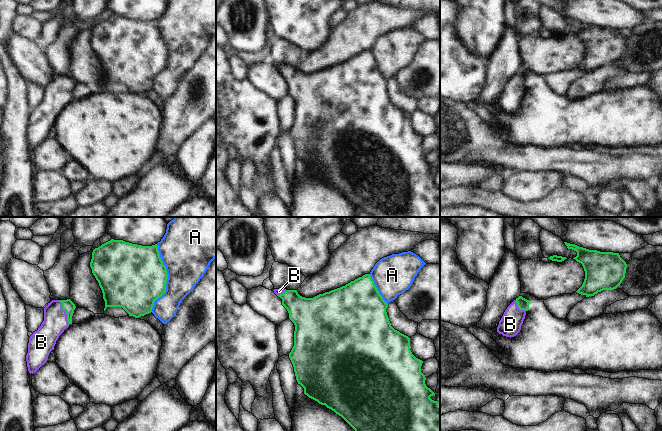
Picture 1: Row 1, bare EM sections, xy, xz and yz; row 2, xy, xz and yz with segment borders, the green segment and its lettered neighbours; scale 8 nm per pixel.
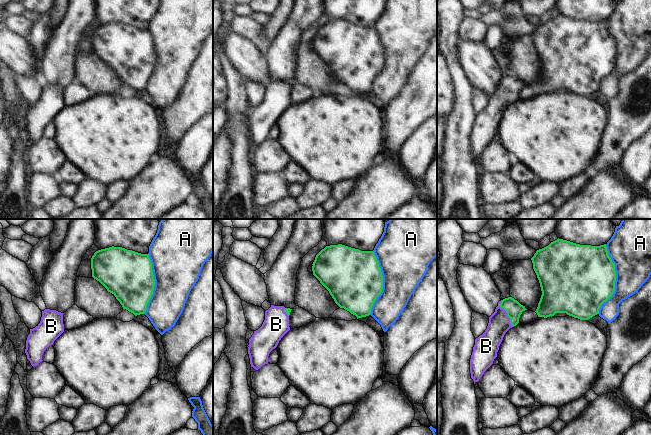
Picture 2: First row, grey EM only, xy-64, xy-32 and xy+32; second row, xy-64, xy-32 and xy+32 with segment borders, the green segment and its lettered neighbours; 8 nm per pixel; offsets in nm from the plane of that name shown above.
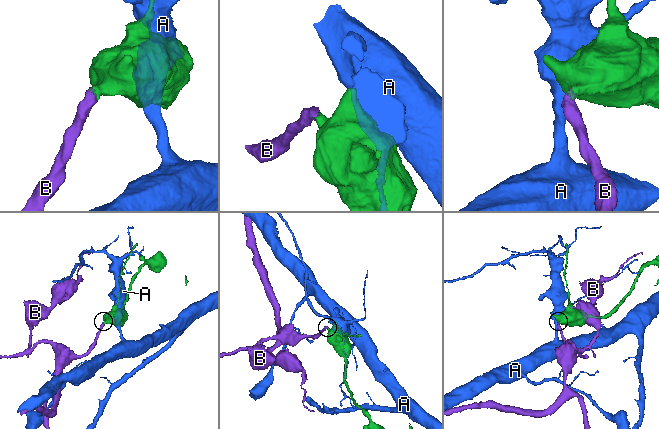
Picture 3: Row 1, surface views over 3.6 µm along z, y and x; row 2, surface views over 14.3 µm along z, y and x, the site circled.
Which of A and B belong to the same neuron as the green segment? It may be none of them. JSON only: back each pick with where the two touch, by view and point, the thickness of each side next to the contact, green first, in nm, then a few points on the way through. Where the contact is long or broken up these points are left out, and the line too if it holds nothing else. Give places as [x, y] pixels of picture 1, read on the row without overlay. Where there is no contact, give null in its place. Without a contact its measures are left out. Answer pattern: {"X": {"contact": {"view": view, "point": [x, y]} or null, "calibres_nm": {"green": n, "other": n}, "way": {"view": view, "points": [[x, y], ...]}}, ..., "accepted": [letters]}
{"B": {"contact": {"view": "xy", "point": [66, 88]}, "calibres_nm": {"green": 90, "other": 190}, "way": {"view": "xy", "points": [[67, 81], [66, 88], [55, 97]]}}, "accepted": ["B"]}

